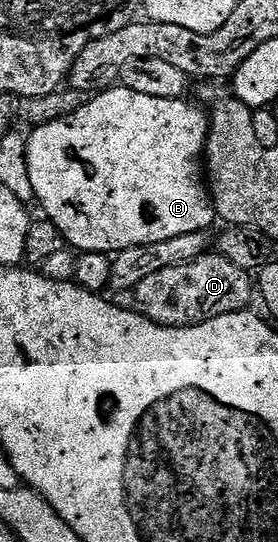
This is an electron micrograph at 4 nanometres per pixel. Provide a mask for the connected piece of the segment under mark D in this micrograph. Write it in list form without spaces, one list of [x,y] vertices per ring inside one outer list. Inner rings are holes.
[[[207,255],[180,267],[164,267],[164,271],[155,271],[133,291],[138,300],[137,312],[143,317],[164,327],[187,329],[189,325],[199,325],[220,315],[243,312],[249,306],[246,304],[250,296],[255,296],[256,285],[251,274],[236,267],[236,263],[220,255]]]

